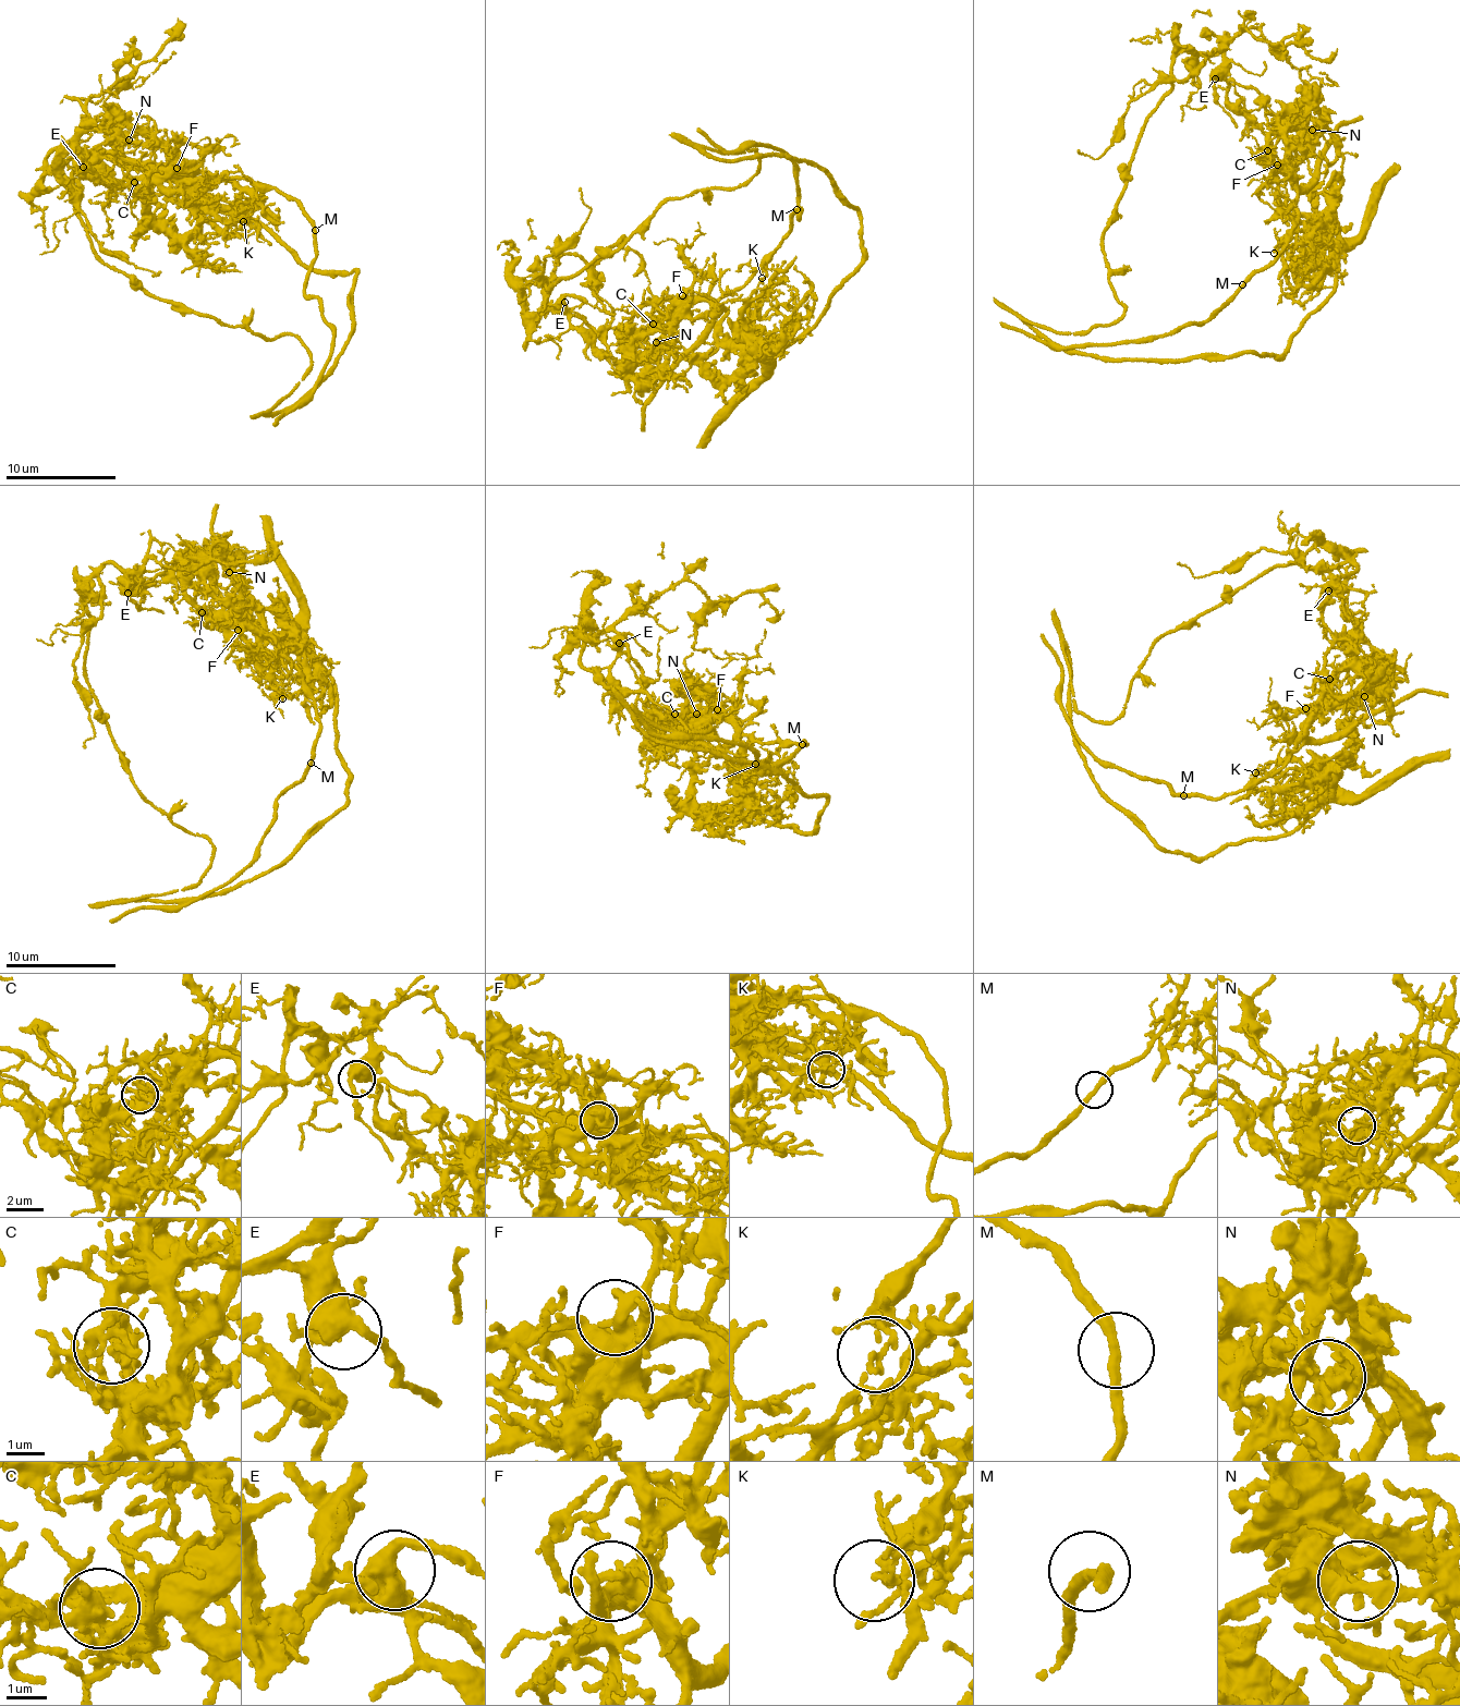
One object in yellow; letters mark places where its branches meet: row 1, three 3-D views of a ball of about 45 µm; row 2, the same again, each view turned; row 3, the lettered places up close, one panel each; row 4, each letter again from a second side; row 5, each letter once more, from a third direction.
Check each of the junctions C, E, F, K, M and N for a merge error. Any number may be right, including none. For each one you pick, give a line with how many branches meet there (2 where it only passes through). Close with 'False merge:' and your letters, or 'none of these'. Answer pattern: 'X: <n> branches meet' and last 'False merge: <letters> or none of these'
K: 3 branches meet
N: 3 branches meet
False merge: K, N

